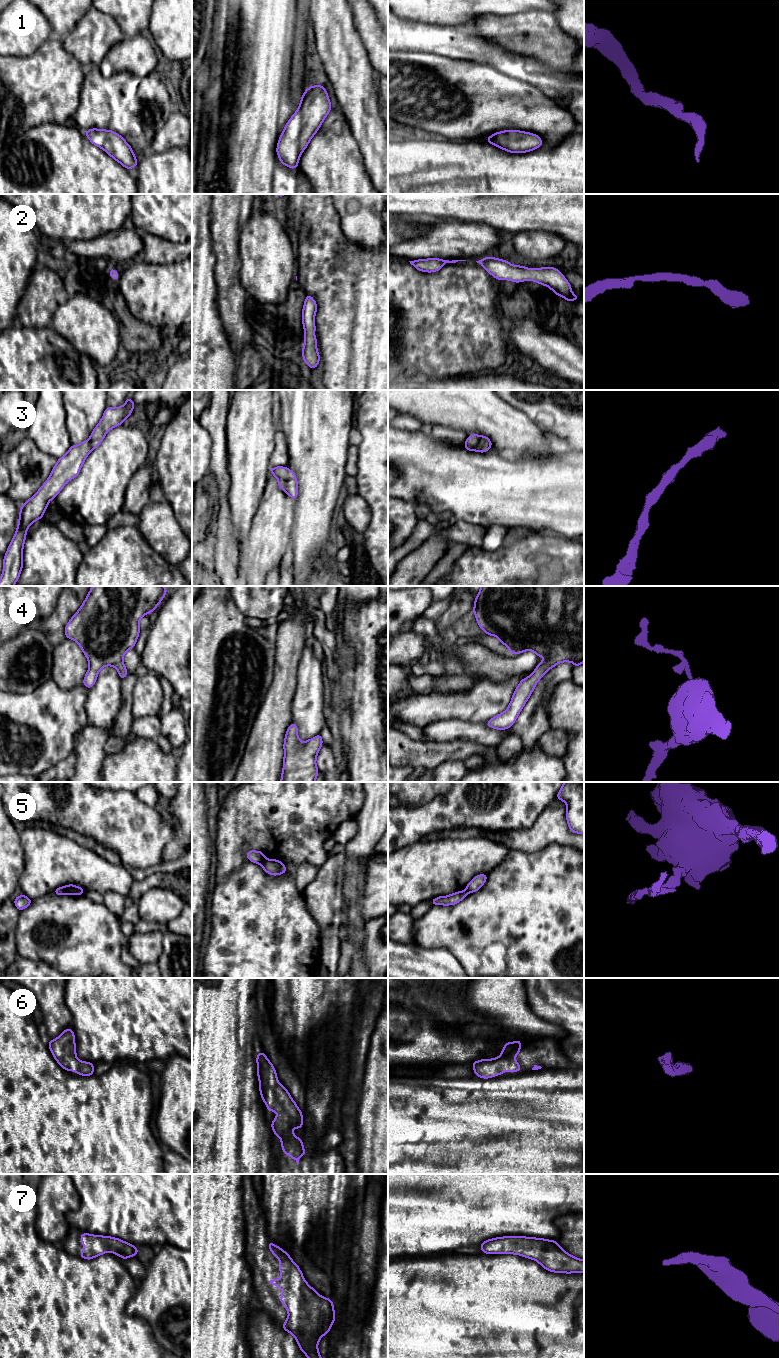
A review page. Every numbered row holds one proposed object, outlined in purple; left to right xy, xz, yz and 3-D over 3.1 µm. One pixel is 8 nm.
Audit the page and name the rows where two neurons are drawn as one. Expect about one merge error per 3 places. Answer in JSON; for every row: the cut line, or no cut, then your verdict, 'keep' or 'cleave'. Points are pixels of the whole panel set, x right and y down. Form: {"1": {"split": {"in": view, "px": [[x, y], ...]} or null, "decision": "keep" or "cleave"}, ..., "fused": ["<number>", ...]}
{"1": {"split": null, "decision": "keep"}, "2": {"split": null, "decision": "keep"}, "3": {"split": null, "decision": "keep"}, "4": {"split": null, "decision": "keep"}, "5": {"split": {"in": "xy", "px": [[63, 887], [69, 893]]}, "decision": "cleave"}, "6": {"split": null, "decision": "keep"}, "7": {"split": null, "decision": "keep"}, "fused": ["5"]}

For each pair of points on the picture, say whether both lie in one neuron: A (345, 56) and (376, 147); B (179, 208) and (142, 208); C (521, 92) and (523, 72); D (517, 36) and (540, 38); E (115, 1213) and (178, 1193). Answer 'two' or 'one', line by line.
A: one
B: one
C: two
D: one
E: one

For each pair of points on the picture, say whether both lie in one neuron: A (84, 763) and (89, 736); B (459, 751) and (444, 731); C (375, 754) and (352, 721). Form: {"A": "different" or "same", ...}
{"A": "same", "B": "different", "C": "same"}

